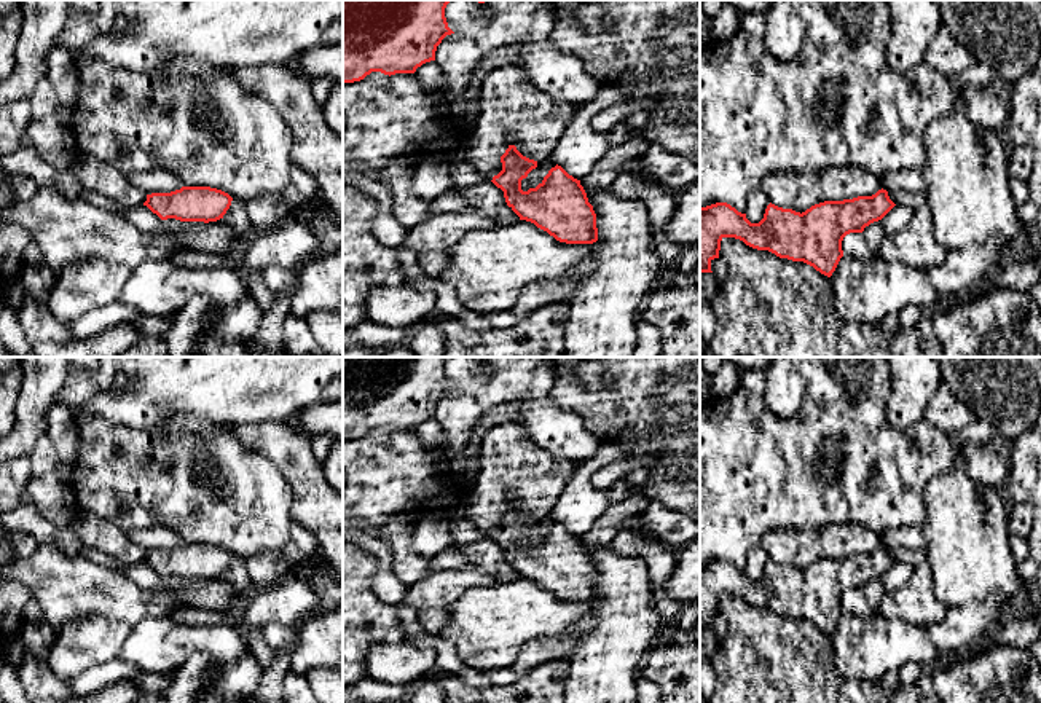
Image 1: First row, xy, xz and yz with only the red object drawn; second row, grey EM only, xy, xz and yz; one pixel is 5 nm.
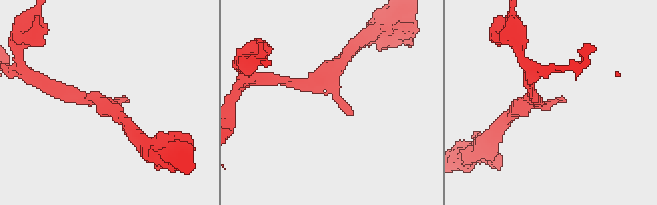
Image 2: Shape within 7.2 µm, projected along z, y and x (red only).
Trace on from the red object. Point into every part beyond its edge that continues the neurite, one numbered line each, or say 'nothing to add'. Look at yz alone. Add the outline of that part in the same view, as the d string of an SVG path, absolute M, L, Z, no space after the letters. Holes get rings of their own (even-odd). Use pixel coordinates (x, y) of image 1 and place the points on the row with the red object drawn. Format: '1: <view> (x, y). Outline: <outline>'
nothing to add

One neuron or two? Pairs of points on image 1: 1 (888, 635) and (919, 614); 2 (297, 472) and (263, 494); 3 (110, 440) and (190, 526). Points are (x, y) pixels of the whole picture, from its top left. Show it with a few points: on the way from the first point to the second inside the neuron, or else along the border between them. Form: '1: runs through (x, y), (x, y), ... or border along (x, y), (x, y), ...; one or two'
1: border along (877, 612), (923, 627); two
2: border along (259, 453), (284, 479), (290, 517); two
3: runs through (120, 464), (134, 479), (142, 479), (166, 502); one

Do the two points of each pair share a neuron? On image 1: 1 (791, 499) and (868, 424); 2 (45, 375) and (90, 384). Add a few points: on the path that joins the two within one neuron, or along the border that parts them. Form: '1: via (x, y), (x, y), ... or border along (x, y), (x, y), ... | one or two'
1: via (818, 488), (839, 488), (844, 483), (850, 451) | one
2: border along (69, 373), (54, 402) | two

